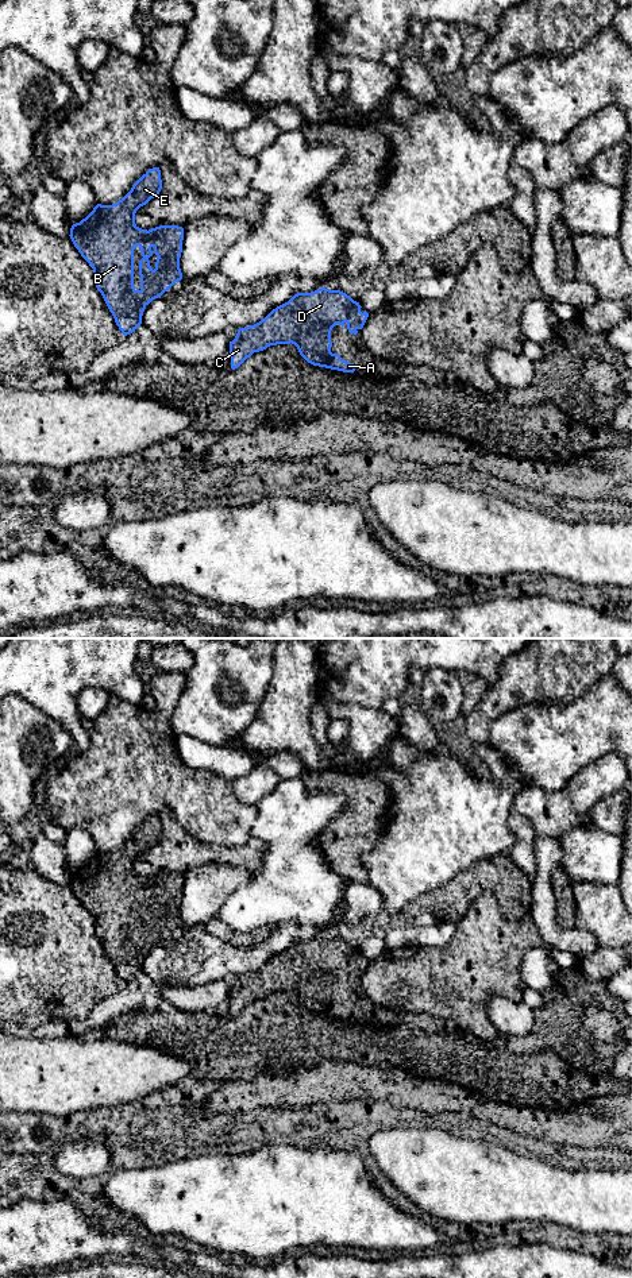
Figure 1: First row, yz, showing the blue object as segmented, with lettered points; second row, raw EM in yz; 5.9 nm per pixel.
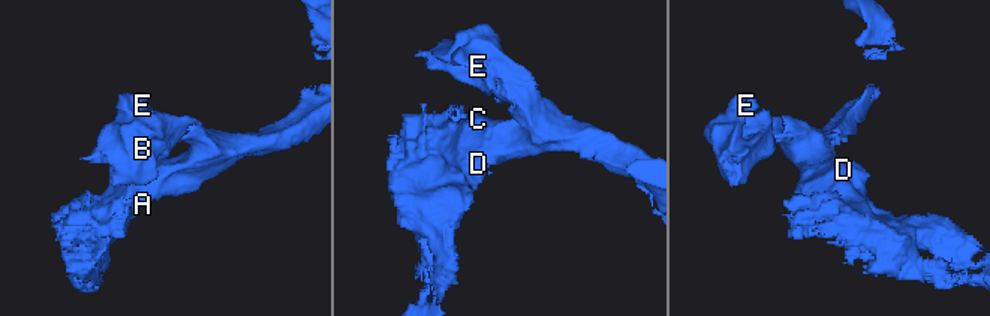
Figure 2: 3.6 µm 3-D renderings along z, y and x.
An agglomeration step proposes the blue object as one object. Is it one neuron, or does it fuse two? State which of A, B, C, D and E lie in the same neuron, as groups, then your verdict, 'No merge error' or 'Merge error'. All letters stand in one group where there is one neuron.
Groups: A B C D E. No merge error

